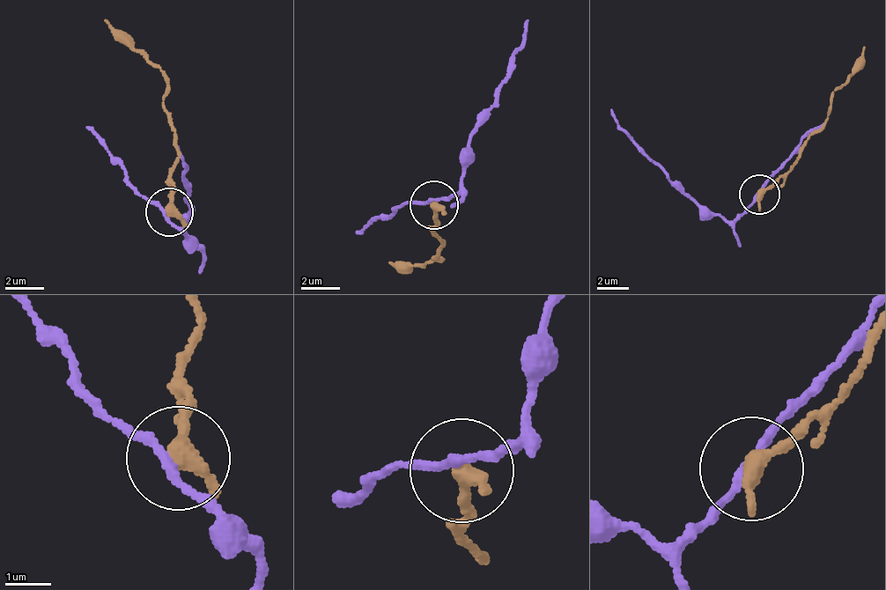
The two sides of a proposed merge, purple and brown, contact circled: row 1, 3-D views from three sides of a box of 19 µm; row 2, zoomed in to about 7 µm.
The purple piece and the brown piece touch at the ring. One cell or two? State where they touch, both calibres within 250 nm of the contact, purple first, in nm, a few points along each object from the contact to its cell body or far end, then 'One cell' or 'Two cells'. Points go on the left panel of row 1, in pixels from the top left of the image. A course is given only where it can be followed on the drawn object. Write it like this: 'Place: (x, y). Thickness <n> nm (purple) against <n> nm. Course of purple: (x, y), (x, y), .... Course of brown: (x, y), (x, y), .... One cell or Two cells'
Place: (169, 211). Thickness 180 nm (purple) against 420 nm. Course of purple: (167, 211), (196, 247), (189, 247), (187, 165), (177, 146). Course of brown: (168, 210), (177, 158), (175, 133), (163, 109), (166, 78), (129, 49), (103, 18). Two cells

